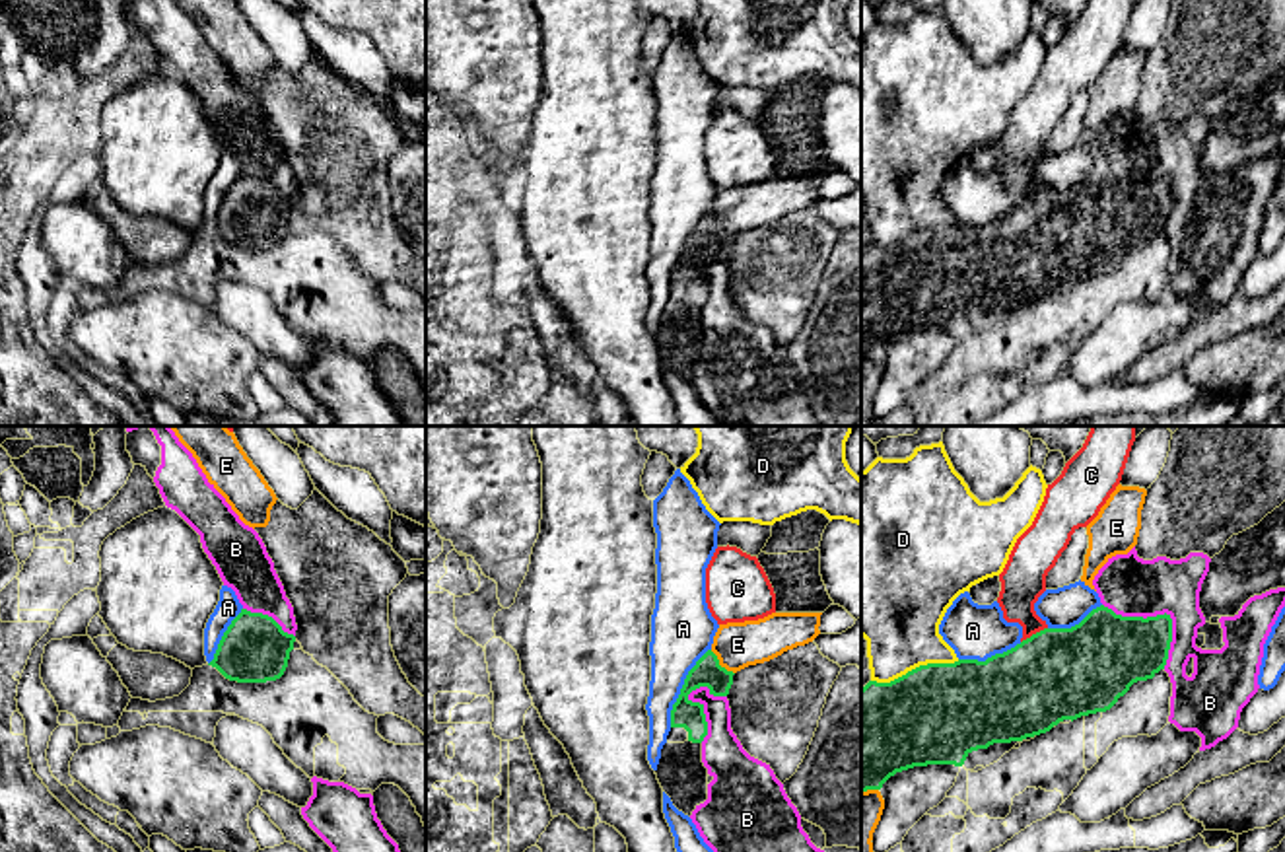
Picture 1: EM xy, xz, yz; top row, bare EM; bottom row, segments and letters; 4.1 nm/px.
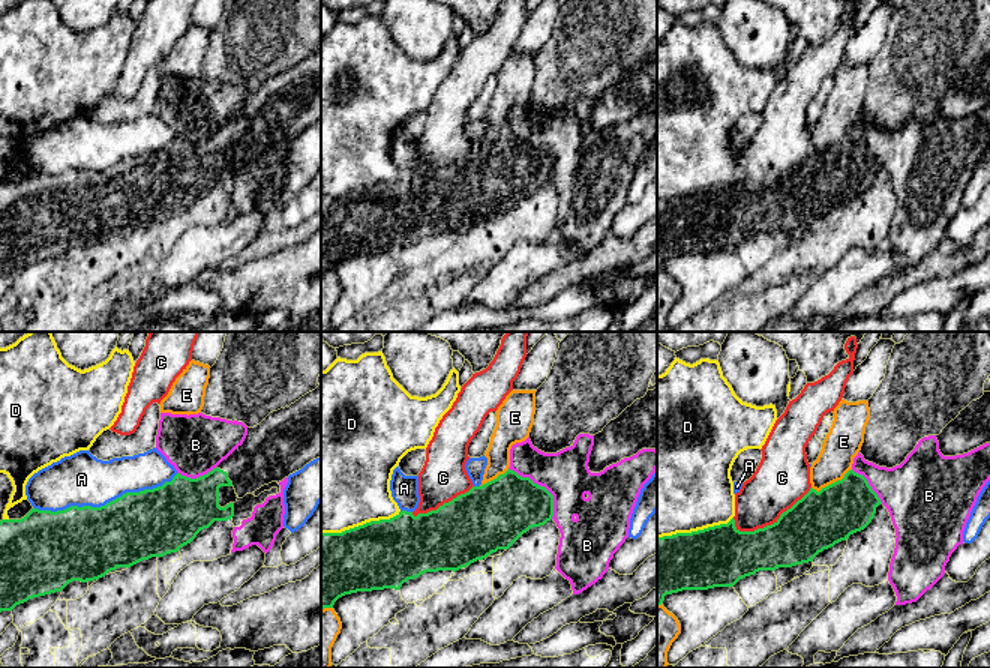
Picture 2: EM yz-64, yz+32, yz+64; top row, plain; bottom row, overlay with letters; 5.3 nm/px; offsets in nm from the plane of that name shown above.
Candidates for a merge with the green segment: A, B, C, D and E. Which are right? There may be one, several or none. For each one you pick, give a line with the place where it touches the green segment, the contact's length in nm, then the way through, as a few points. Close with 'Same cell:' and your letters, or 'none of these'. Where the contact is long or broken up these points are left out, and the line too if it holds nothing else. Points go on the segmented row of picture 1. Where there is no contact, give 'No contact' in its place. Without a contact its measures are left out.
Same cell: none of these

